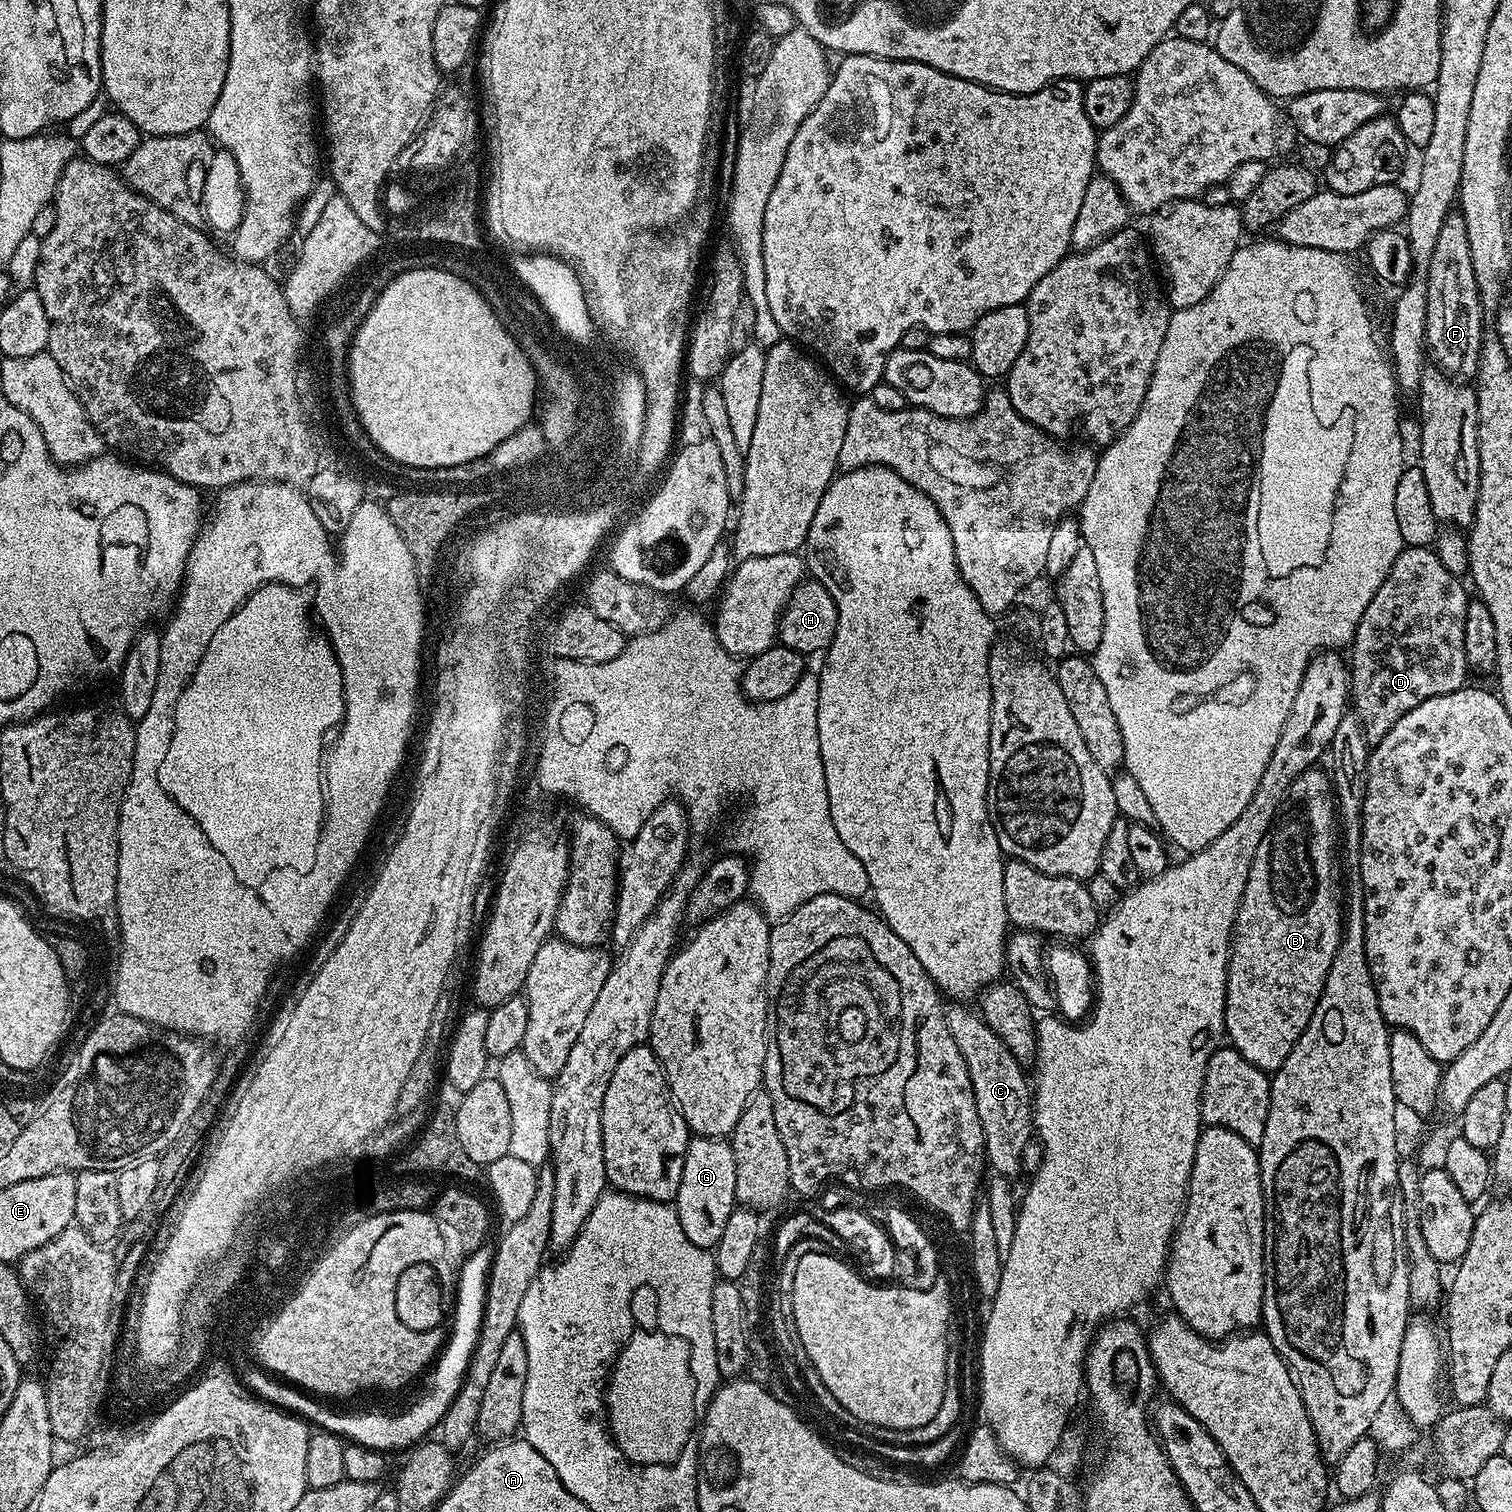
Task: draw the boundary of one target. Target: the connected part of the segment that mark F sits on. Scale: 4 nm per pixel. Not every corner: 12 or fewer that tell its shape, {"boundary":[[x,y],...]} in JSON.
{"boundary":[[1459,214],[1428,267],[1426,341],[1445,376],[1475,377],[1485,308]]}

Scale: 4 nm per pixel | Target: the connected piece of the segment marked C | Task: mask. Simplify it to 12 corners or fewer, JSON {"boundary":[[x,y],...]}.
{"boundary":[[963,1003],[944,1017],[966,1058],[987,1167],[1022,1172],[1034,1136],[1025,1065]]}

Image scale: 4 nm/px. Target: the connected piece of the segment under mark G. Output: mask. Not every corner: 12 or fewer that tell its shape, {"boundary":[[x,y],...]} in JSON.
{"boundary":[[689,1139],[674,1201],[686,1238],[715,1249],[737,1206],[731,1143]]}

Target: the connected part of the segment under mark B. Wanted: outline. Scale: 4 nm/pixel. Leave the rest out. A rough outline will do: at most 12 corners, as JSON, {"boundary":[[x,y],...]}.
{"boundary":[[1327,771],[1288,788],[1246,878],[1226,1040],[1274,1074],[1340,945]]}

